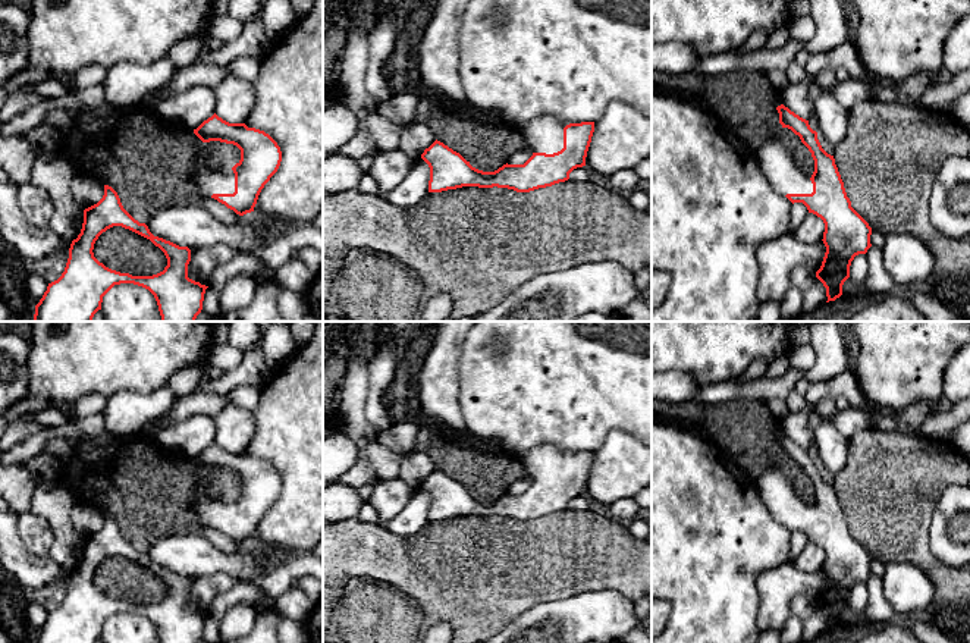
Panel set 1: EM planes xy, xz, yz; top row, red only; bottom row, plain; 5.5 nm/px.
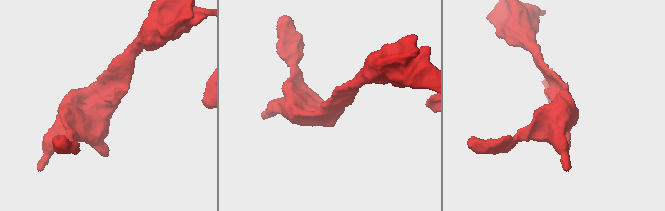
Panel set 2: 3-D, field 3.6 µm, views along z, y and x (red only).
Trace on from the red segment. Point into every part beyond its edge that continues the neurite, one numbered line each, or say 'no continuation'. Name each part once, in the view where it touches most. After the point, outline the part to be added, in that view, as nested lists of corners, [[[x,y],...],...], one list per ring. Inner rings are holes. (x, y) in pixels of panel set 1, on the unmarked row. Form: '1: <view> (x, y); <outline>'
1: xy (118, 577); [[[122,555],[103,561],[92,581],[106,596],[132,605],[153,605],[167,595],[167,587],[158,575]]]
2: xz (545, 463); [[[543,445],[525,454],[519,461],[534,482],[553,483],[564,477],[564,457],[558,446]]]

